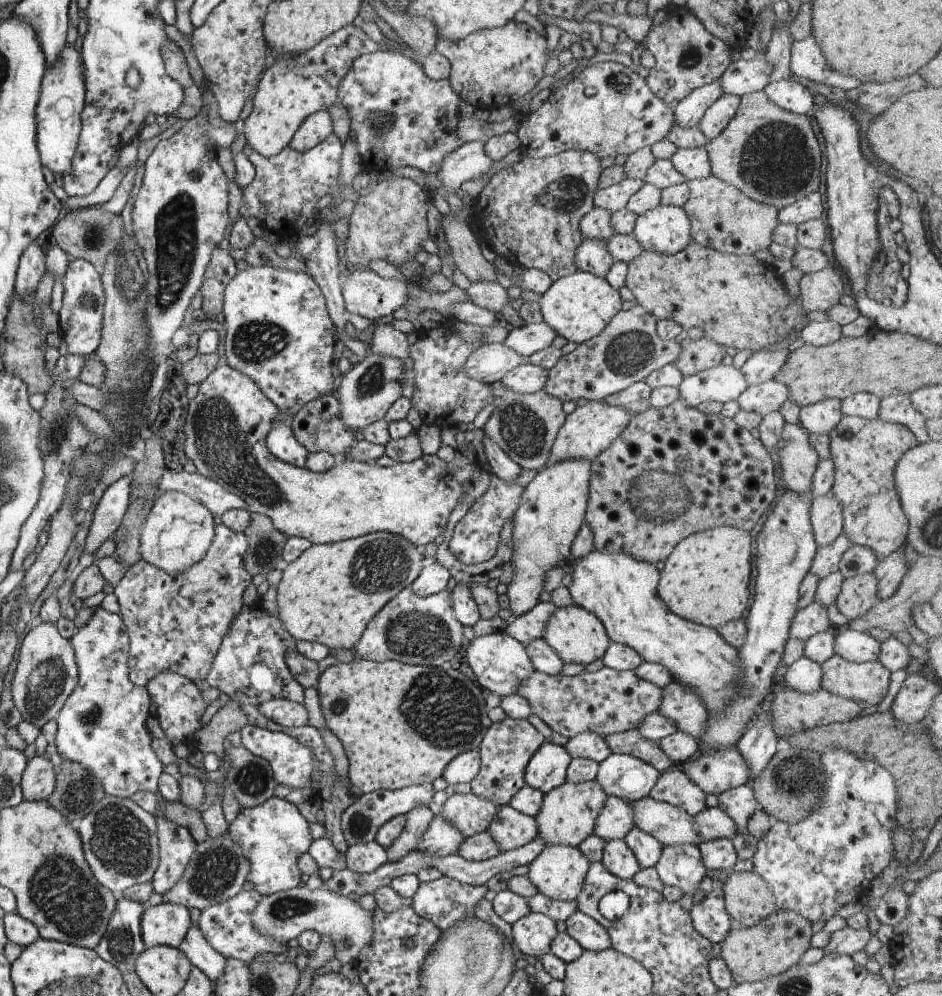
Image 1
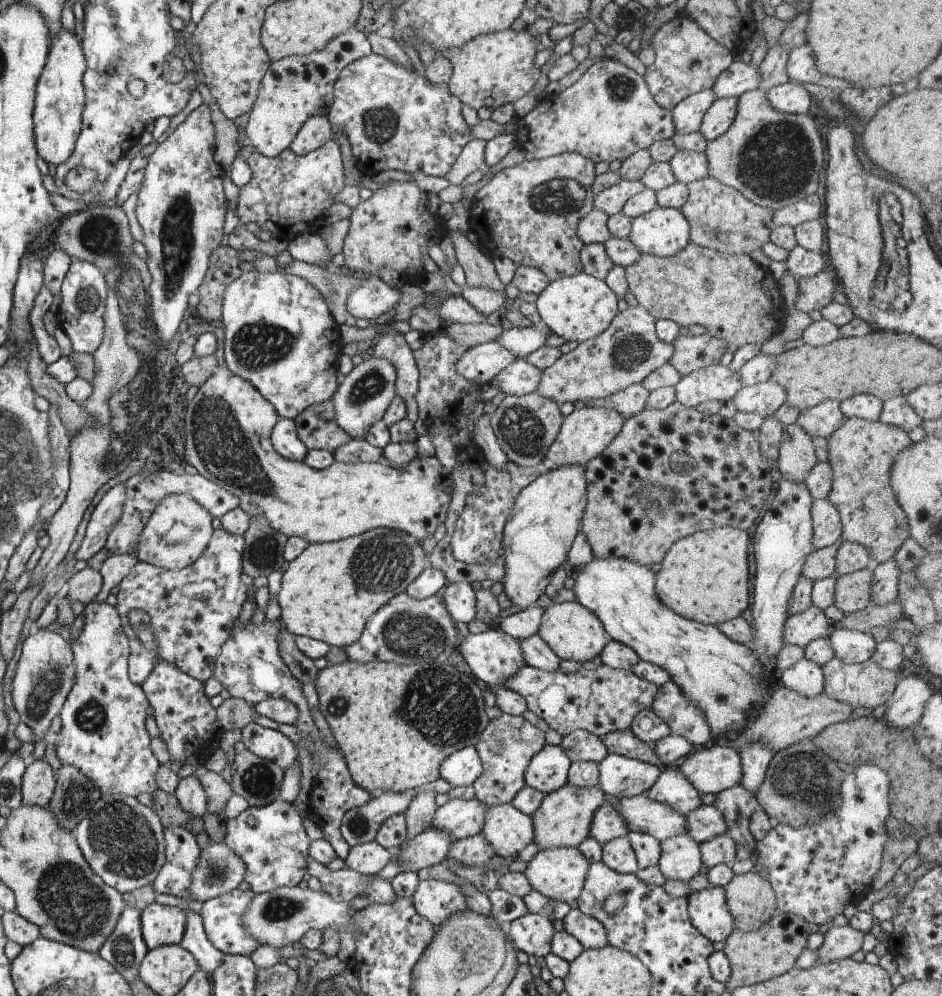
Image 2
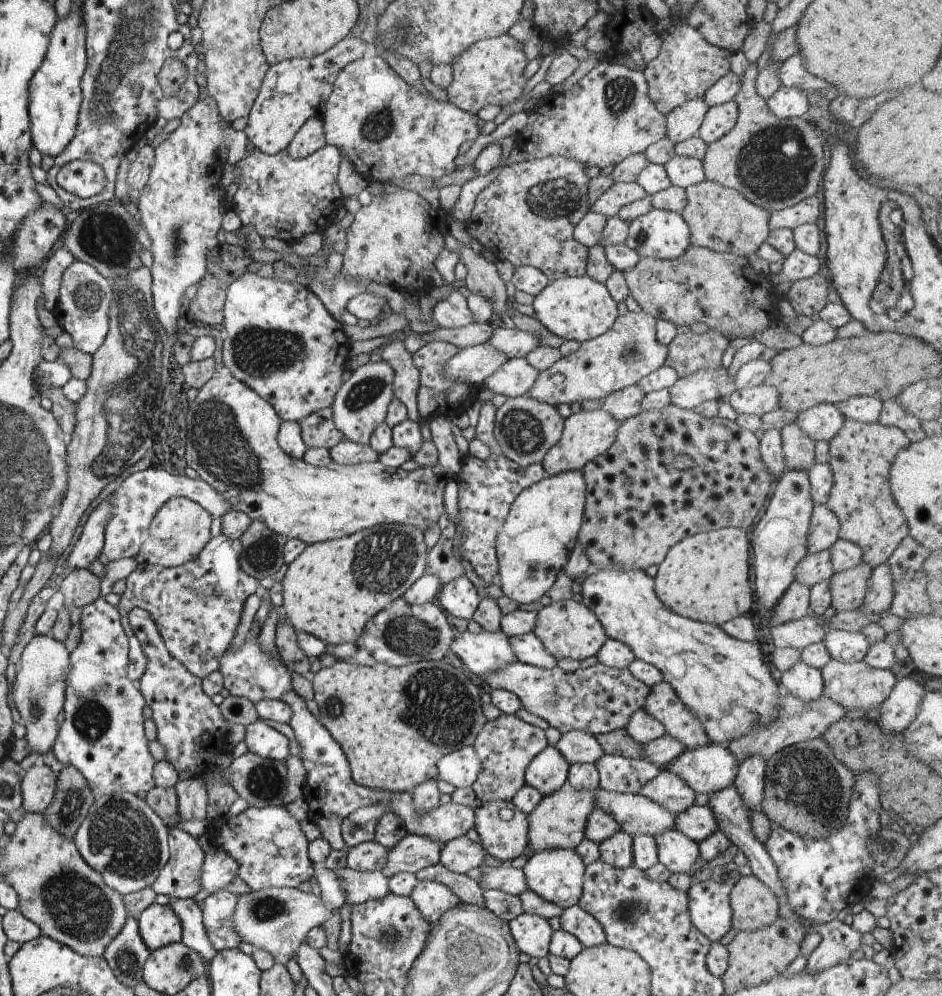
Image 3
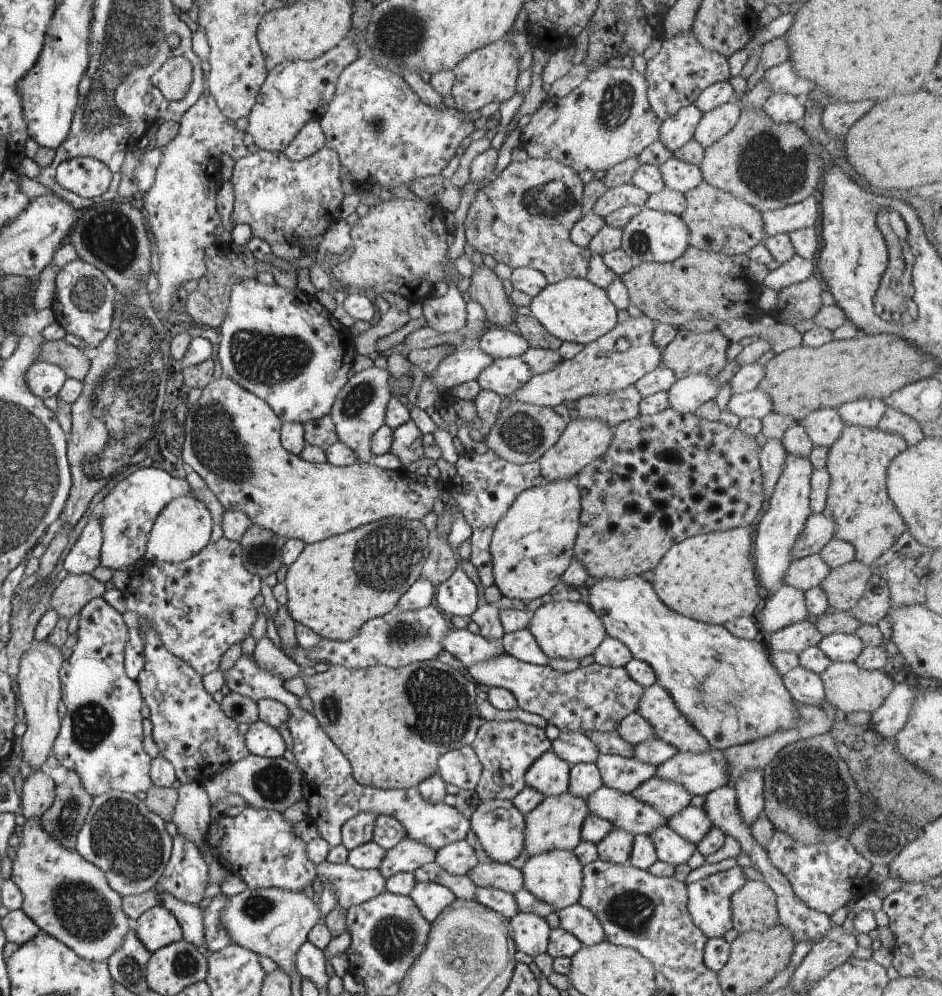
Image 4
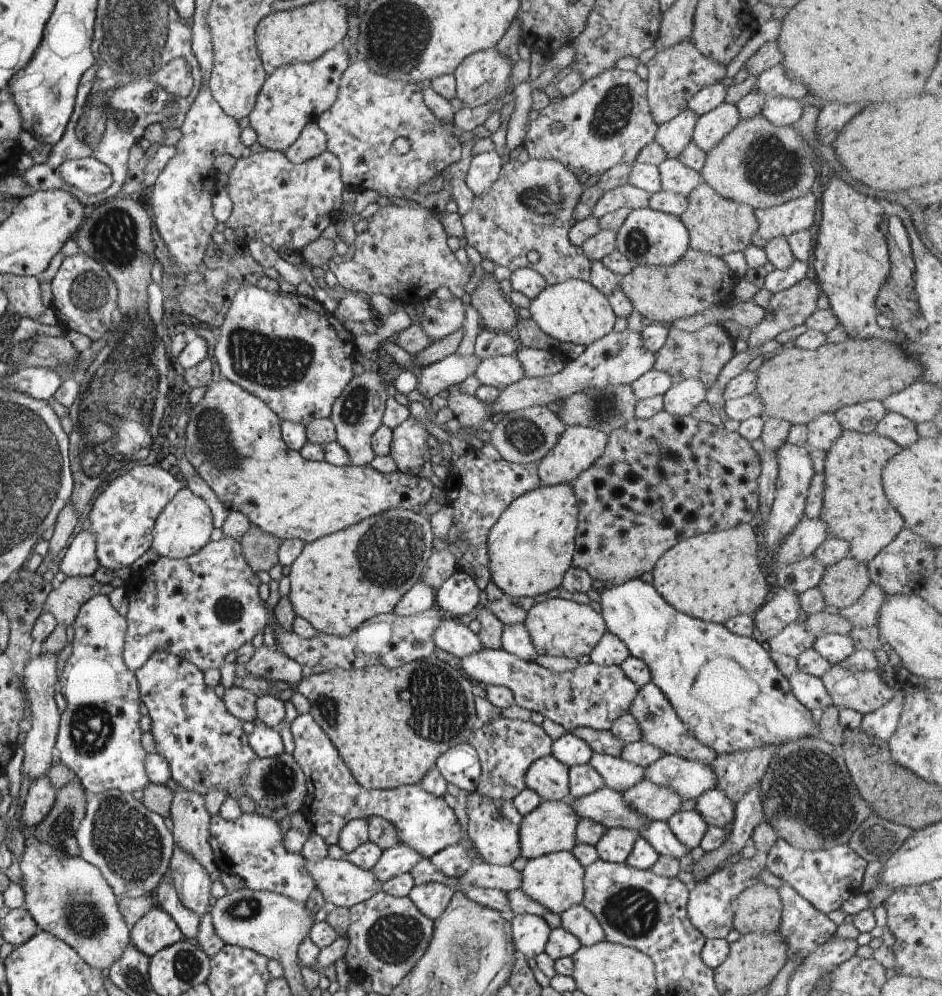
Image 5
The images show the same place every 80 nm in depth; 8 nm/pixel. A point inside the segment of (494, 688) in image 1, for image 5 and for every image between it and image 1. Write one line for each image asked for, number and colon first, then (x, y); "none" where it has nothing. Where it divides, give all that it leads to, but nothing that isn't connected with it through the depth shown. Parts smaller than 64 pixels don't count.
2: (493, 656)
3: (486, 652)
4: (470, 649)
5: (453, 637)

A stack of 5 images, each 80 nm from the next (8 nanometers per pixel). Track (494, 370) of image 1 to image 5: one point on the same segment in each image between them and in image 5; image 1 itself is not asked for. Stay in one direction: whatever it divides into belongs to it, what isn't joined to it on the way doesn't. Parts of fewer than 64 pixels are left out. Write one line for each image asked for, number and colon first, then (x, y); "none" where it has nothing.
2: (481, 363)
3: (474, 364)
4: (463, 365)
5: (434, 379)

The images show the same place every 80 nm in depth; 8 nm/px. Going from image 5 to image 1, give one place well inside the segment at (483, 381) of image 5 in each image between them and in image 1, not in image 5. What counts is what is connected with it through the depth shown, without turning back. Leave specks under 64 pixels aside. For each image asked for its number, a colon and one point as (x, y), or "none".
1: (526, 379)
2: (520, 378)
3: (515, 377)
4: (505, 376)

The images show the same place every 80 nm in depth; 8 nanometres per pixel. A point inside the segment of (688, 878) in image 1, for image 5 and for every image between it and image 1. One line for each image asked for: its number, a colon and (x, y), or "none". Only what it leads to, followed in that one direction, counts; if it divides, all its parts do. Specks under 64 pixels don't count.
2: (680, 859)
3: (679, 854)
4: (671, 848)
5: (658, 834)

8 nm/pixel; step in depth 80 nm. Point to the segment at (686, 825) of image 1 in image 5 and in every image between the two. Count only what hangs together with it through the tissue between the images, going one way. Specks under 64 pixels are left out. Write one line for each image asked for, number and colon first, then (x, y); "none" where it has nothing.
2: (642, 814)
3: (635, 814)
4: (624, 811)
5: (606, 806)

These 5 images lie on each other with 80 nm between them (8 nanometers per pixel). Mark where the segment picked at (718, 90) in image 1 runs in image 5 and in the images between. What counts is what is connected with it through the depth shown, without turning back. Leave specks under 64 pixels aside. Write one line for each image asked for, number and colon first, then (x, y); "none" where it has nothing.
2: (687, 116)
3: (684, 122)
4: (677, 130)
5: (673, 136)

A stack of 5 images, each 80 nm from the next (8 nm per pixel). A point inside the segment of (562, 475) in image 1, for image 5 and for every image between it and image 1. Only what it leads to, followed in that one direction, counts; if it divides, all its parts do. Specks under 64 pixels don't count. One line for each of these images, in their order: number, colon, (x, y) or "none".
2: (547, 515)
3: (542, 527)
4: (533, 543)
5: (531, 546)

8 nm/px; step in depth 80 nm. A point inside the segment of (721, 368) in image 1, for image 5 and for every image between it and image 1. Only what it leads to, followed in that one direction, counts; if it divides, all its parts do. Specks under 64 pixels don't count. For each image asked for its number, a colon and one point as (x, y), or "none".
2: (717, 382)
3: (689, 392)
4: (686, 395)
5: (682, 399)

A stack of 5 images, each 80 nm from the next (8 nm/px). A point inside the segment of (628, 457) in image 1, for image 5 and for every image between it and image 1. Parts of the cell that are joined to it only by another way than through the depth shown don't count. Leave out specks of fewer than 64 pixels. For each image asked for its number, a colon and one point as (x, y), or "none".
2: (669, 473)
3: (669, 475)
4: (665, 478)
5: (660, 481)

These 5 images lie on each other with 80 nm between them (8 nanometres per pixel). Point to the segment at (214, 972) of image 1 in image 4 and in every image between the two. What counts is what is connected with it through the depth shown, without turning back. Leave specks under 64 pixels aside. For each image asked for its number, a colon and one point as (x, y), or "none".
2: (195, 941)
3: (194, 936)
4: (190, 917)

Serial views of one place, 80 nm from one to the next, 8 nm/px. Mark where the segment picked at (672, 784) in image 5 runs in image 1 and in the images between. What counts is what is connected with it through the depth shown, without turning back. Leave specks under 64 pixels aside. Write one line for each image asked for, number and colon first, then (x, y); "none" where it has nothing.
1: (718, 772)
2: (711, 769)
3: (709, 769)
4: (701, 773)

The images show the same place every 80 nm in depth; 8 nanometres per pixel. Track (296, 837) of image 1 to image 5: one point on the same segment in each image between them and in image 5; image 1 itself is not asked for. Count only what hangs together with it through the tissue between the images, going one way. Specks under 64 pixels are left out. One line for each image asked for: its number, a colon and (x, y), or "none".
2: (272, 841)
3: (271, 850)
4: (261, 846)
5: (252, 845)

